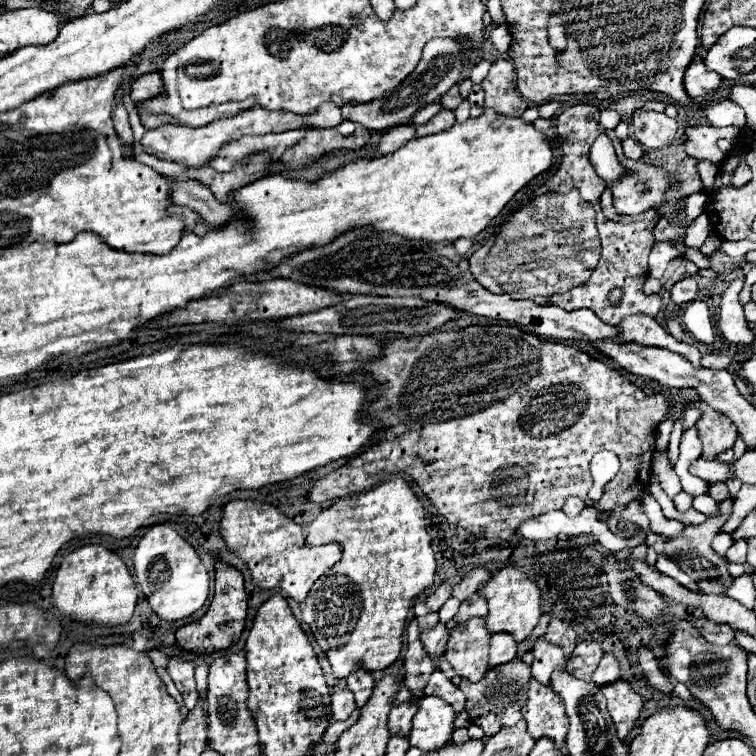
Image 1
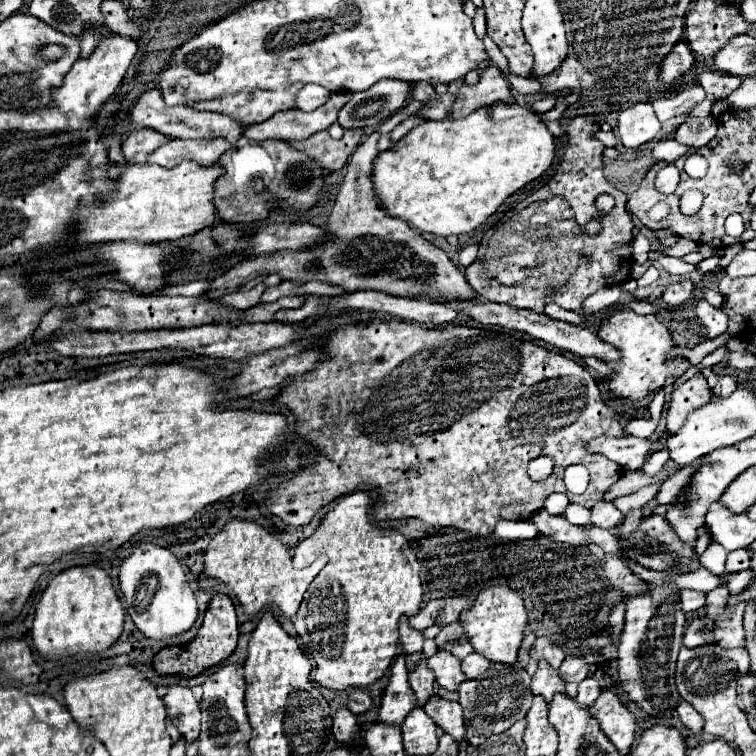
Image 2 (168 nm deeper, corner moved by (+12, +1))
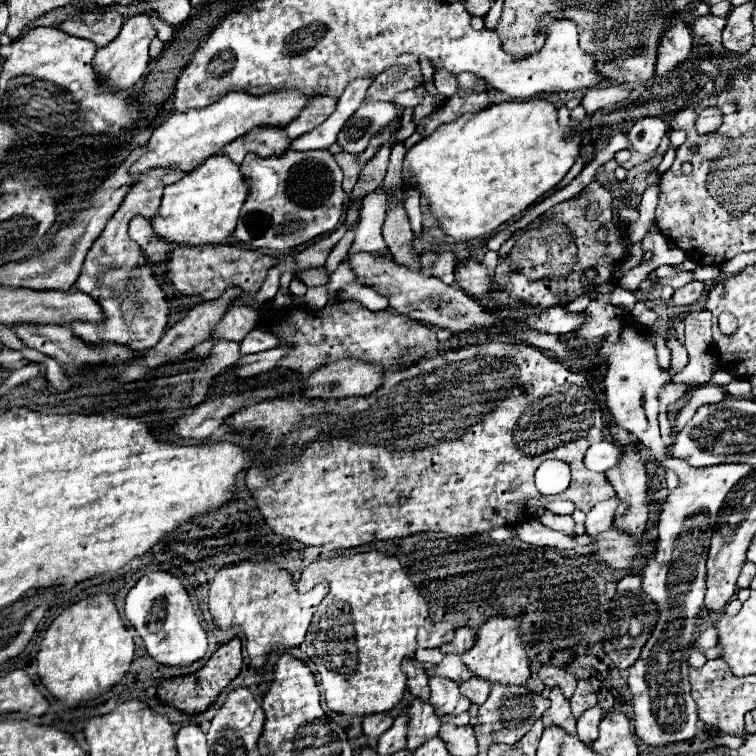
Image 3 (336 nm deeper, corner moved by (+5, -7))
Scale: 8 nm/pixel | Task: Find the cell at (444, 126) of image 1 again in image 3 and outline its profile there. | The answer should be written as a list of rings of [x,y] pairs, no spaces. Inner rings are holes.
[[[397,142],[391,148],[389,168],[383,180],[383,190],[387,192],[387,218],[383,224],[383,238],[393,254],[393,258],[399,264],[405,264],[409,268],[419,270],[419,264],[415,264],[415,250],[411,248],[413,230],[409,226],[407,212],[403,208],[403,182],[401,182],[401,164],[405,158],[405,144]]]

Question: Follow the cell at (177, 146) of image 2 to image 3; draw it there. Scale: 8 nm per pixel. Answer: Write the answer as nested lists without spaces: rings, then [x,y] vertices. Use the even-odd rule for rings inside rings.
[[[151,168],[147,170],[129,190],[119,210],[111,216],[101,236],[93,242],[91,250],[87,252],[87,258],[83,262],[83,270],[75,282],[75,286],[81,292],[87,292],[93,296],[105,312],[105,322],[91,326],[87,322],[75,322],[71,324],[75,336],[89,344],[97,342],[115,342],[115,344],[129,344],[135,350],[147,350],[153,348],[159,338],[163,336],[163,330],[167,328],[167,314],[169,306],[165,300],[163,290],[159,288],[157,280],[153,278],[151,266],[145,262],[143,252],[137,242],[133,242],[127,236],[127,224],[135,214],[141,214],[145,218],[151,218],[159,208],[159,196],[163,194],[163,188],[171,182],[177,182],[183,178],[183,170],[179,168]]]

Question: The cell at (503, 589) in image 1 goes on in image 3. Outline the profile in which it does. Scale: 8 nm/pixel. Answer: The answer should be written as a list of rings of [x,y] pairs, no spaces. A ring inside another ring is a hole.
[[[493,616],[485,620],[477,632],[477,640],[473,648],[467,650],[461,658],[475,676],[481,676],[489,682],[525,684],[531,674],[527,646],[523,644],[523,638],[519,632],[519,618],[511,618],[511,616]]]

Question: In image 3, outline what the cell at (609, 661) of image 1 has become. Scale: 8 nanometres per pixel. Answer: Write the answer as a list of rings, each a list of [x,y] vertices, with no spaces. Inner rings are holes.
[[[597,704],[597,706],[589,708],[589,710],[585,710],[583,716],[577,720],[577,734],[581,736],[581,740],[583,740],[585,744],[591,744],[591,742],[595,740],[601,718],[603,718],[603,710],[601,710],[601,706]]]

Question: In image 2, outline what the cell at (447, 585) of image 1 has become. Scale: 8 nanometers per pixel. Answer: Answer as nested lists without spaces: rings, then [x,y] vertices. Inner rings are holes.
[[[432,600],[432,602],[428,602],[416,616],[412,616],[408,622],[410,622],[410,626],[412,628],[416,628],[416,630],[426,630],[426,628],[430,628],[434,622],[436,622],[436,618],[438,618],[438,612],[444,608],[444,600]]]

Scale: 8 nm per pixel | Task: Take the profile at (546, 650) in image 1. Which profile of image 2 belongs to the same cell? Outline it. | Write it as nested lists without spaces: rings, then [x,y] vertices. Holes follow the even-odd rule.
[[[546,660],[538,662],[538,670],[532,678],[530,688],[532,688],[534,696],[544,696],[548,704],[552,702],[554,694],[564,694],[564,682],[560,680],[558,672]]]

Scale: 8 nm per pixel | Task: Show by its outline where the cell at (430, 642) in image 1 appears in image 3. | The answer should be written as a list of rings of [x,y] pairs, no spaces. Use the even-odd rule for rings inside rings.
[[[413,698],[409,712],[411,712],[411,720],[407,730],[407,748],[413,750],[419,744],[423,744],[423,740],[437,736],[441,718],[435,714],[435,706],[423,698]]]

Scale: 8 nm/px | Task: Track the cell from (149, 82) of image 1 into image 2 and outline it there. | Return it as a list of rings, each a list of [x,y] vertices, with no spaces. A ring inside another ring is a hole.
[[[148,90],[138,98],[138,102],[130,110],[130,122],[134,128],[152,128],[170,138],[182,138],[182,140],[186,140],[186,138],[200,138],[200,140],[224,138],[232,146],[238,142],[238,138],[244,132],[244,126],[236,118],[224,116],[218,112],[196,112],[190,106],[172,106],[166,110],[166,104],[158,90]]]

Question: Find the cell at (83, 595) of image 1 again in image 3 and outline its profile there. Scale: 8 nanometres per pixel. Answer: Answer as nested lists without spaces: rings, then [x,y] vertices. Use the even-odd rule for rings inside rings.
[[[97,594],[67,606],[51,622],[37,652],[37,674],[57,700],[77,706],[115,686],[129,670],[133,654],[133,634],[123,626],[113,596]]]

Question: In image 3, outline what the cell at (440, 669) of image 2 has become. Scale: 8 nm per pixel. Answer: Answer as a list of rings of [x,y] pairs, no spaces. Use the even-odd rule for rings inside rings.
[[[431,676],[429,686],[431,686],[431,704],[435,706],[435,712],[439,716],[467,712],[471,700],[467,700],[467,696],[459,692],[459,684],[455,680]]]

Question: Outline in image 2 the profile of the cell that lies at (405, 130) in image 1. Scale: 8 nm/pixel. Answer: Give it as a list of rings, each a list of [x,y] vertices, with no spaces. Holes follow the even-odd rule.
[[[372,132],[354,152],[354,156],[350,158],[348,166],[346,166],[346,176],[336,200],[336,206],[332,210],[330,222],[328,222],[328,234],[332,236],[332,240],[310,248],[310,250],[298,250],[298,252],[276,252],[270,256],[256,256],[256,258],[248,258],[236,266],[232,266],[230,270],[222,272],[220,276],[216,276],[210,286],[206,288],[206,292],[202,294],[208,300],[218,300],[224,294],[236,292],[240,286],[244,286],[246,282],[258,278],[258,276],[268,276],[268,274],[278,274],[284,276],[290,282],[308,282],[308,280],[320,280],[320,282],[328,282],[328,284],[338,284],[348,292],[356,292],[356,290],[380,290],[380,292],[388,292],[394,296],[402,296],[402,298],[416,298],[416,296],[428,296],[428,298],[448,298],[448,300],[458,300],[458,298],[476,298],[474,290],[470,288],[470,284],[464,280],[464,276],[460,274],[460,270],[450,262],[450,258],[446,256],[444,250],[436,248],[434,244],[430,244],[428,240],[424,240],[420,236],[420,232],[414,232],[408,224],[404,224],[402,220],[396,220],[392,216],[386,216],[384,210],[380,210],[380,206],[374,200],[374,190],[372,190],[372,164],[374,158],[378,156],[376,144],[378,144],[380,134]]]

